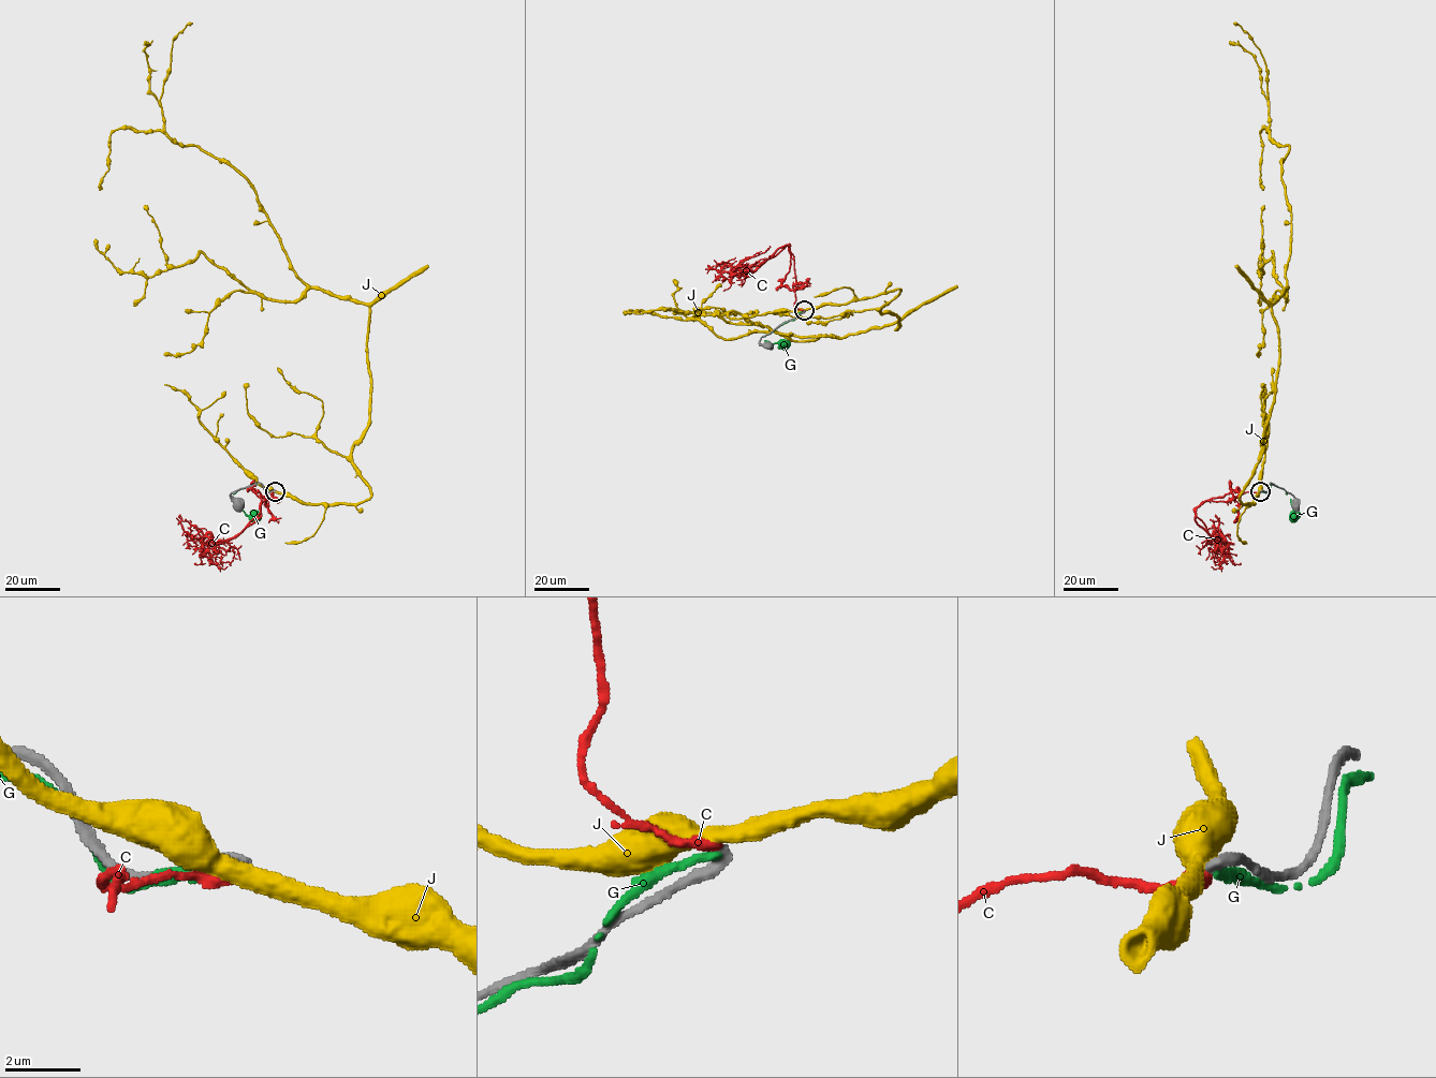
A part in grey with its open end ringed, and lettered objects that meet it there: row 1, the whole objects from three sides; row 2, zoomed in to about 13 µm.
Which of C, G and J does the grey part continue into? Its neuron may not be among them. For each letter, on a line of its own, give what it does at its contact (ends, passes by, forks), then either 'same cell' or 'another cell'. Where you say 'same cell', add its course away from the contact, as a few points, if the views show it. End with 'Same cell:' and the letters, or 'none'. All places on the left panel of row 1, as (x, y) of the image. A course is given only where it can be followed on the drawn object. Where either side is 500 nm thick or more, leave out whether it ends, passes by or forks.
C: it ends there; same cell; it runs (275, 491), (265, 491), (260, 513), (242, 531), (222, 541), (203, 537), (235, 548), (240, 560)
G: it ends there; another cell
J: it passes by; another cell
Same cell: C

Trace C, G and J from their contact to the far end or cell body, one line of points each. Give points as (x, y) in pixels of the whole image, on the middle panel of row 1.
C: (804, 311), (794, 305), (794, 256), (789, 246), (751, 271), (743, 274), (732, 269), (747, 267), (770, 255)
G: (804, 311), (763, 337), (771, 343), (785, 341), (786, 343)
J: (804, 310), (899, 290), (881, 312), (898, 319), (896, 329), (722, 339), (689, 319), (720, 283)

